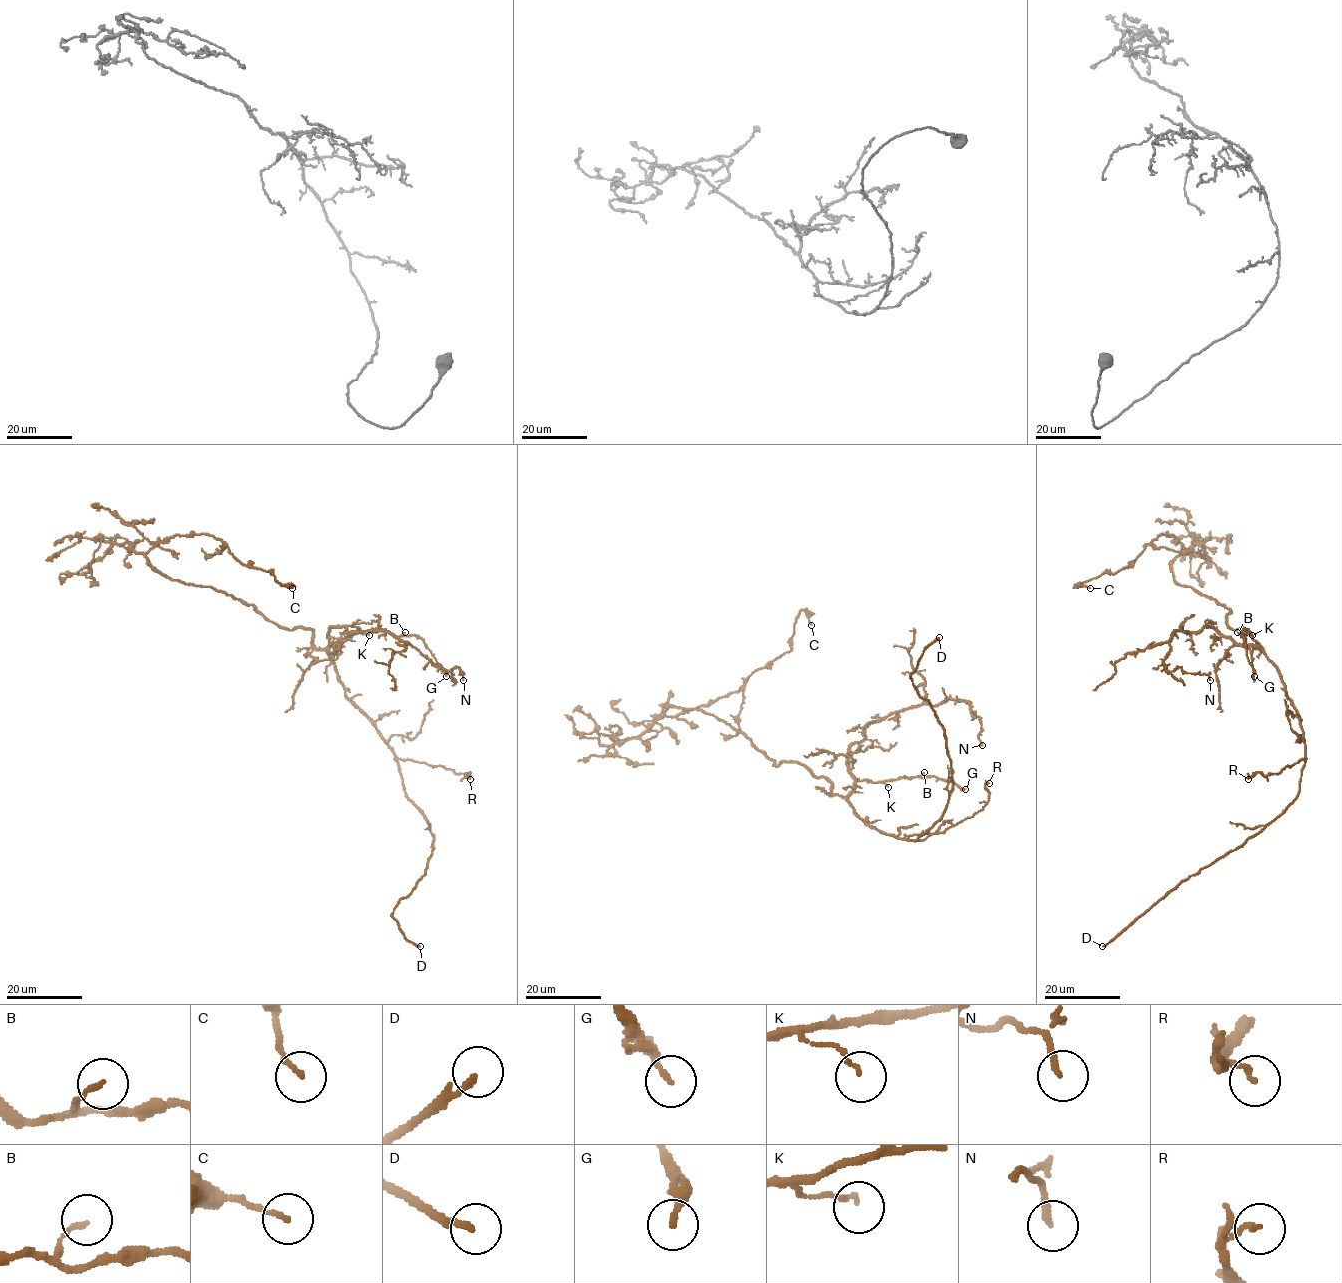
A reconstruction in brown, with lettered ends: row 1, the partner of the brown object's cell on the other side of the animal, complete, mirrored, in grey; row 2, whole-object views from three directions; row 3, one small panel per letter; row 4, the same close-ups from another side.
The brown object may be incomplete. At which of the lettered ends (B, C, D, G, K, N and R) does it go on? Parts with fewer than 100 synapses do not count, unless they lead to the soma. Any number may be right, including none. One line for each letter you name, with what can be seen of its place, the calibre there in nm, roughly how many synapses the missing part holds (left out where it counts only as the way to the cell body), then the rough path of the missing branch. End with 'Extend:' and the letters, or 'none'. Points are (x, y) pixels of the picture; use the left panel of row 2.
D: (420, 946) | 120 nm | (420, 946), (446, 943), (488, 902), (499, 883)
Extend: D

